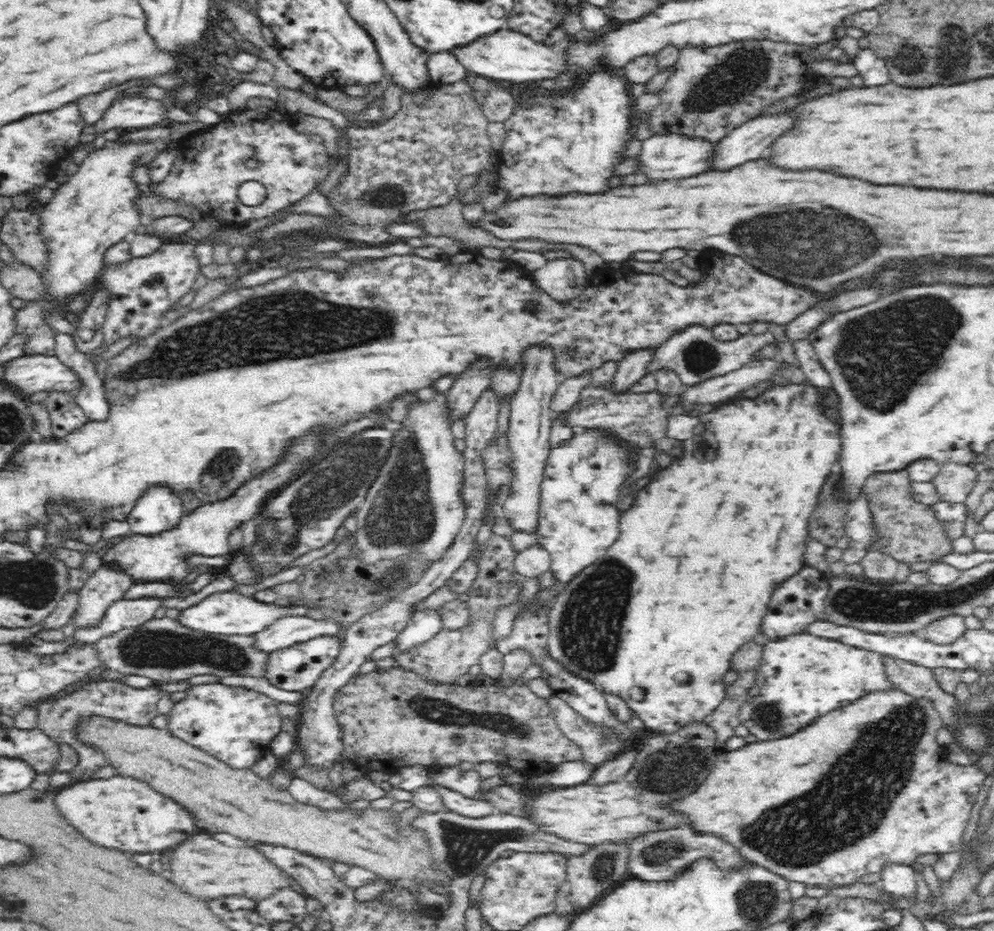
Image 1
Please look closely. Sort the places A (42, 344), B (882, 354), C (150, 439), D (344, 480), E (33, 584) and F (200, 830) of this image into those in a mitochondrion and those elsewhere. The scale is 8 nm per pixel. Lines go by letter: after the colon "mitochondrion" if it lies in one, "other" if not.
A: other
B: mitochondrion
C: other
D: mitochondrion
E: mitochondrion
F: other

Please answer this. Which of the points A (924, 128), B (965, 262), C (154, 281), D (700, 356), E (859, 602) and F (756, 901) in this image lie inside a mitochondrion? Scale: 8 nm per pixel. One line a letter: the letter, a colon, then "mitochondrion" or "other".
A: other
B: other
C: mitochondrion
D: mitochondrion
E: mitochondrion
F: mitochondrion

